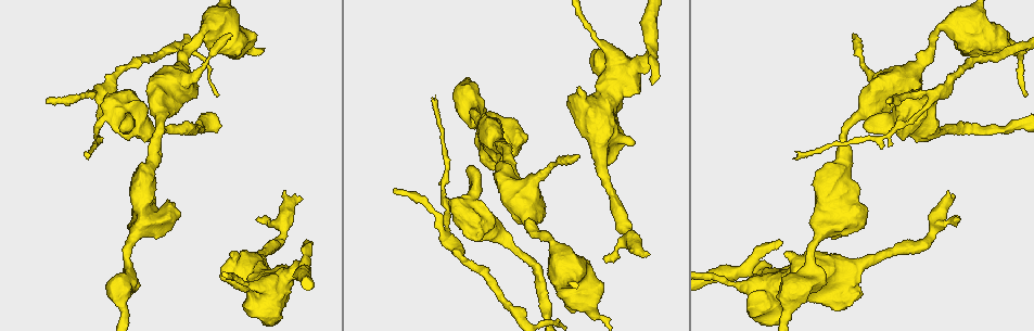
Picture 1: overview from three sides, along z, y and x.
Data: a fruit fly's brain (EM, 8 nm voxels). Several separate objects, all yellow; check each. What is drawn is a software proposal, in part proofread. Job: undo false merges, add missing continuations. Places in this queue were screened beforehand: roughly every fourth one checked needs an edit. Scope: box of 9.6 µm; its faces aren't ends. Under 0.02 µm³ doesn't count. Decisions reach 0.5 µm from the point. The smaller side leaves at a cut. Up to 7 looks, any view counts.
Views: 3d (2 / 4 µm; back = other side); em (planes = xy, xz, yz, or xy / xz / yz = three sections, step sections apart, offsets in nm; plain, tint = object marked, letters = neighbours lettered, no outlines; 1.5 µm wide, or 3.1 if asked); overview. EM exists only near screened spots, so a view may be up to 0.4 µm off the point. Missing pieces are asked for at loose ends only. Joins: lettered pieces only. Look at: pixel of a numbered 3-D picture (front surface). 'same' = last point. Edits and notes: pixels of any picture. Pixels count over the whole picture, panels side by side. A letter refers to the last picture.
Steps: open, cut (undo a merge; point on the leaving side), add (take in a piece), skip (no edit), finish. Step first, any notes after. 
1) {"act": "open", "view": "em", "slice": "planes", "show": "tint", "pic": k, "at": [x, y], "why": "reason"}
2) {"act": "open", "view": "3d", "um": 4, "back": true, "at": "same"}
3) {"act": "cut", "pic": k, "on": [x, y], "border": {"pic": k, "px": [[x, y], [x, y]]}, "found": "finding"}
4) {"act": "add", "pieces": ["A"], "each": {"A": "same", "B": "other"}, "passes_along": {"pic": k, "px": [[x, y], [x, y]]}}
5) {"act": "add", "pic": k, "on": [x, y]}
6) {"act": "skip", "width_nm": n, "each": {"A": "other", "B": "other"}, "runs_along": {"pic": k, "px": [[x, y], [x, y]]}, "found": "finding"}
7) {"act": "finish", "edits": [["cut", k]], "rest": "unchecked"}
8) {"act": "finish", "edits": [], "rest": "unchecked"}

{"act": "open", "view": "em", "slice": "planes", "show": "plain", "pic": 1, "at": [648, 255], "why": "stops while still wide"}

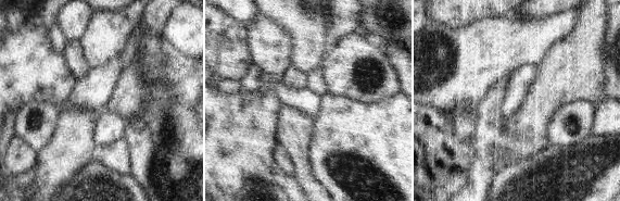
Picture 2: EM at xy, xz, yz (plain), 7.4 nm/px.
{"act": "open", "view": "em", "slice": "planes", "show": "letters", "at": "same"}

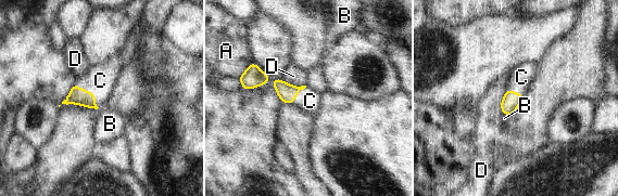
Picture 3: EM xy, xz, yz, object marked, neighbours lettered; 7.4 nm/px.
{"act": "add", "pieces": ["C"], "longest_contact_nm": ["C", 260], "each": {"A": "other", "B": "other", "C": "same", "D": "other"}, "found": "it goes on there"}

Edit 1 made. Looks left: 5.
{"act": "open", "view": "3d", "um": 4, "pic": 1, "at": [157, 133], "why": "a narrow waist"}

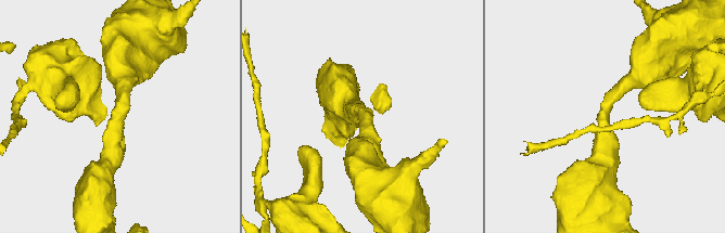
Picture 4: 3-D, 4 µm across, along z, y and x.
{"act": "open", "view": "em", "slice": "planes", "show": "letters", "pic": 4, "at": [603, 111], "arm_widths_nm": [320, 380]}

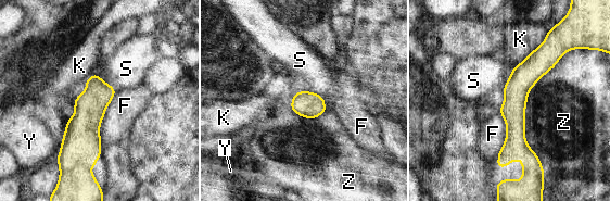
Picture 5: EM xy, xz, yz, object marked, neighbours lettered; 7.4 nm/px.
{"act": "skip", "width_nm": 190, "each": {"F": "other", "K": "other", "S": "other", "Y": "other", "Z": "other"}, "border": {"pic": 5, "px": [[499, 111], [506, 139], [496, 153]]}, "found": "all the same neuron"}

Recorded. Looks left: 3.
{"act": "open", "view": "3d", "um": 2, "pic": 1, "at": [48, 100], "why": "tapers out"}

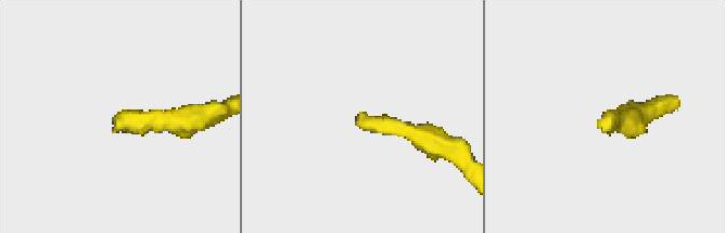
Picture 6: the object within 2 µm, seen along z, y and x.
{"act": "open", "view": "em", "slice": "xz", "step": 4, "show": "letters", "pic": 6, "at": [114, 128]}

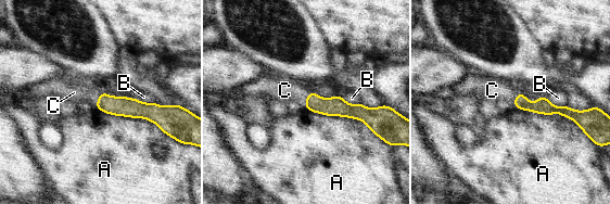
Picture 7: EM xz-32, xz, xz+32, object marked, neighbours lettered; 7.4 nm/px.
{"act": "open", "view": "em", "slice": "planes", "show": "letters", "at": "same"}

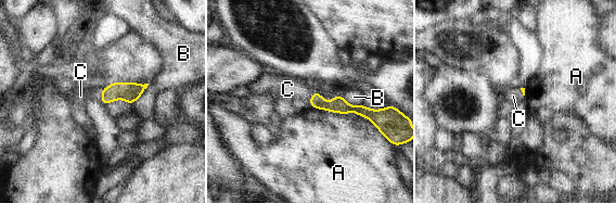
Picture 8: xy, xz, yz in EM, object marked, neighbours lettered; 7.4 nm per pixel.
{"act": "add", "pieces": ["C"], "longest_contact_nm": ["A", 550], "each": {"A": "other", "B": "other", "C": "same"}, "found": "the neuron continues"}

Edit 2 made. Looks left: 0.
{"act": "finish", "edits": [["add", 3], ["add", 8]], "rest": "unchecked"}

